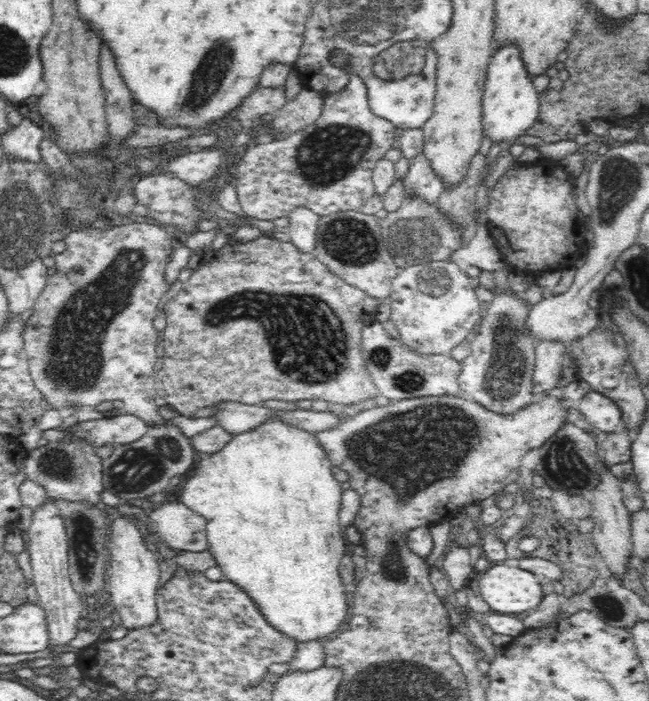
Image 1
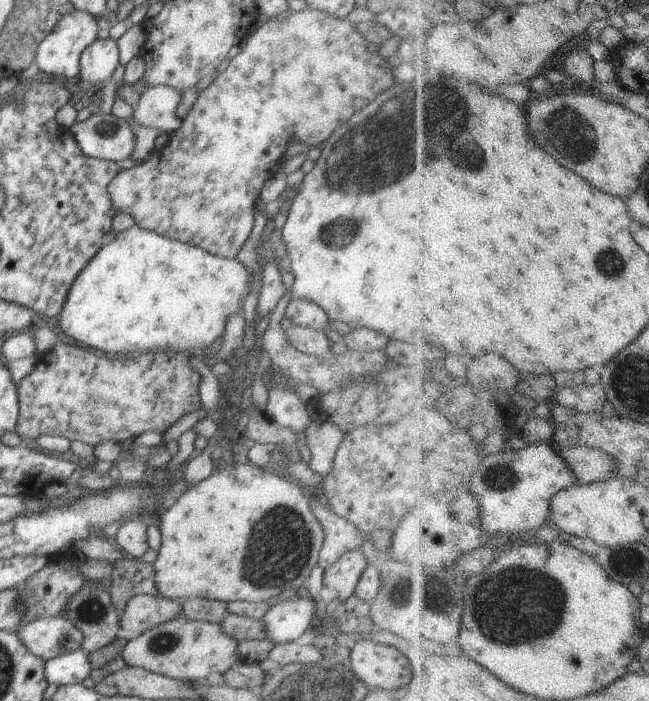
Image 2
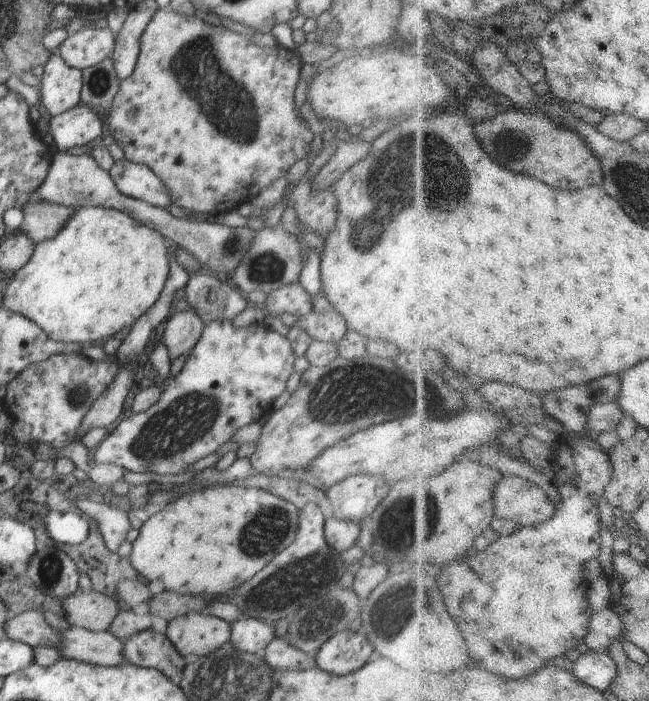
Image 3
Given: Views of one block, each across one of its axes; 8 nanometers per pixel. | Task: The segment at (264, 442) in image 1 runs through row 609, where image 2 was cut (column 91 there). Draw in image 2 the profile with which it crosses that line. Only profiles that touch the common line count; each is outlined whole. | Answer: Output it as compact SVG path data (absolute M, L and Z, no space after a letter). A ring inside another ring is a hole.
M134 225L118 232L114 240L108 241L99 251L98 254L82 269L82 272L76 276L74 284L70 286L70 292L66 296L66 302L62 306L60 316L55 320L53 326L61 334L68 335L72 340L82 342L86 346L98 348L98 351L107 352L109 354L122 355L139 355L152 353L153 351L184 351L189 352L193 349L208 349L217 346L220 338L223 336L226 318L234 316L242 312L246 296L250 289L250 272L246 270L243 263L237 258L224 258L218 255L206 252L202 247L190 246L185 242L178 242L172 238L166 238L154 231L146 230L141 226Z

